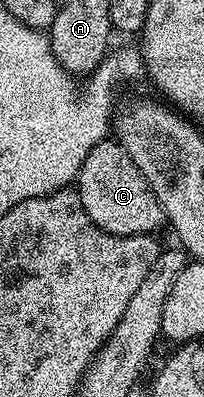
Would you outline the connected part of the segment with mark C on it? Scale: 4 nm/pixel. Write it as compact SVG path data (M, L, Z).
M106 139L91 147L91 155L83 159L83 167L75 182L87 215L103 231L120 237L134 237L144 233L153 235L160 225L166 224L165 213L159 199L151 191L143 171L131 163L131 155L116 139Z

